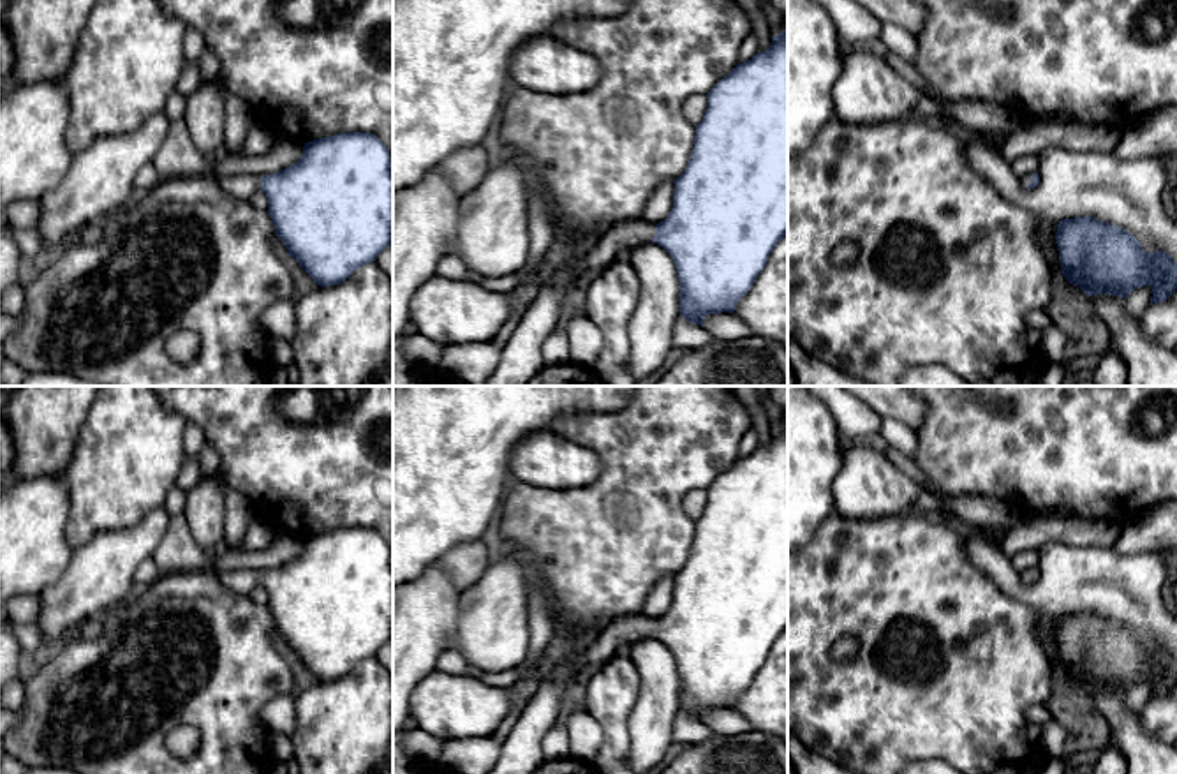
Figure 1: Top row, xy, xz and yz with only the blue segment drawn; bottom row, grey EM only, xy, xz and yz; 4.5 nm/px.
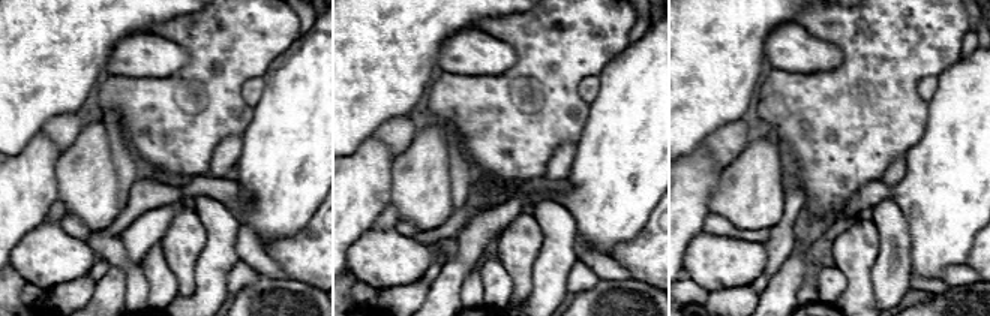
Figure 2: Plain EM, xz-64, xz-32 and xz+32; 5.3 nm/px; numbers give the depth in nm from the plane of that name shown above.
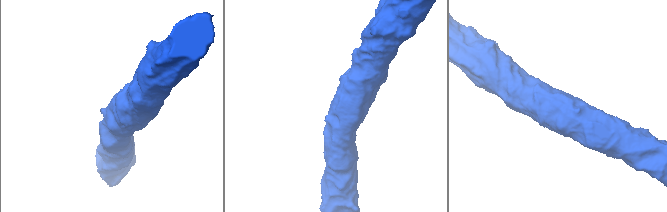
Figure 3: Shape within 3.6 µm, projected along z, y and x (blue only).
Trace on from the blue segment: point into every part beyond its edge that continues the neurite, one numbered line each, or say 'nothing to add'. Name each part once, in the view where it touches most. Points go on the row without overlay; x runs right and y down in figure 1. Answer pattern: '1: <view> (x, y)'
1: xz (522, 751)

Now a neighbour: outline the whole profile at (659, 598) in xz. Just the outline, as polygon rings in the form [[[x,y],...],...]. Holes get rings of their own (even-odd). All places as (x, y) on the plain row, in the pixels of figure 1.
[[[673,575],[663,577],[648,592],[641,615],[647,619],[659,619],[673,603]]]

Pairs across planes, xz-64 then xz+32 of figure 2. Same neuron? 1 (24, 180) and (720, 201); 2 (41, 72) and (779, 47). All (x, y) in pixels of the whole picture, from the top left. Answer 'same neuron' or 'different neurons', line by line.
1: different neurons
2: different neurons

